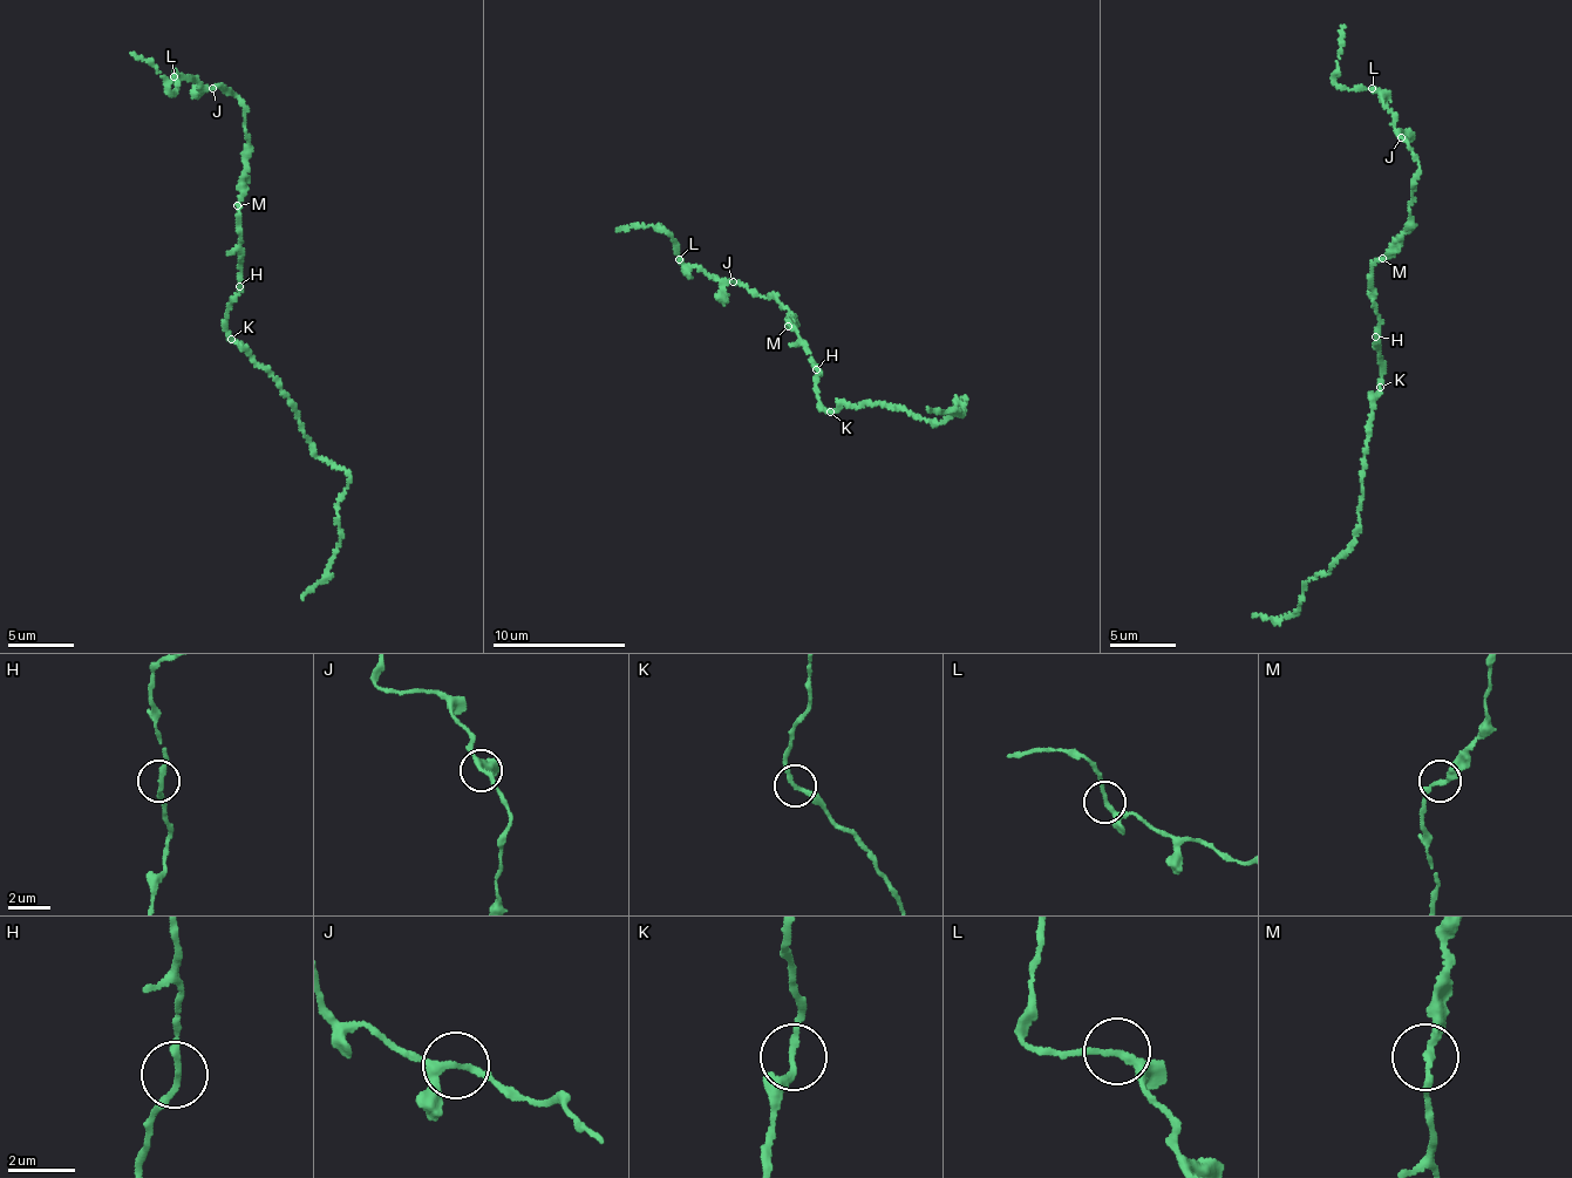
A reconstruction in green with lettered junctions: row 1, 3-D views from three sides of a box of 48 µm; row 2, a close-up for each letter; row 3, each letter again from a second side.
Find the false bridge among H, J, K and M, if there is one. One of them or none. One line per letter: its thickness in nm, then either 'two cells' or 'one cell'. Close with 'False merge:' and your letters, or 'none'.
H: calibre 170 nm; one cell
J: calibre 200 nm; one cell
K: calibre 170 nm; one cell
M: calibre 220 nm; one cell
False merge: none

